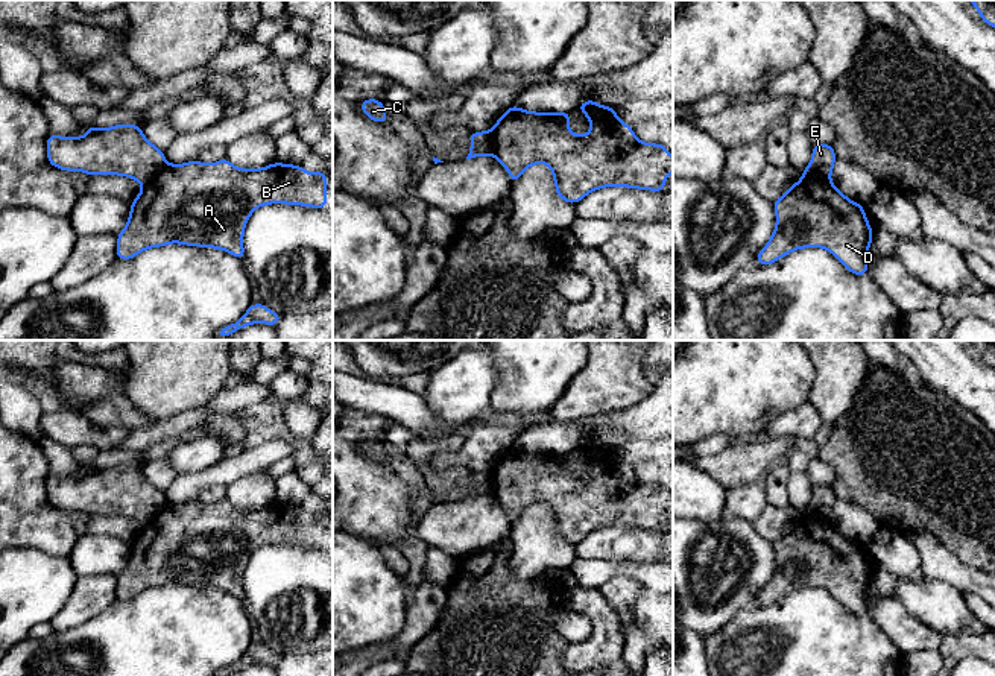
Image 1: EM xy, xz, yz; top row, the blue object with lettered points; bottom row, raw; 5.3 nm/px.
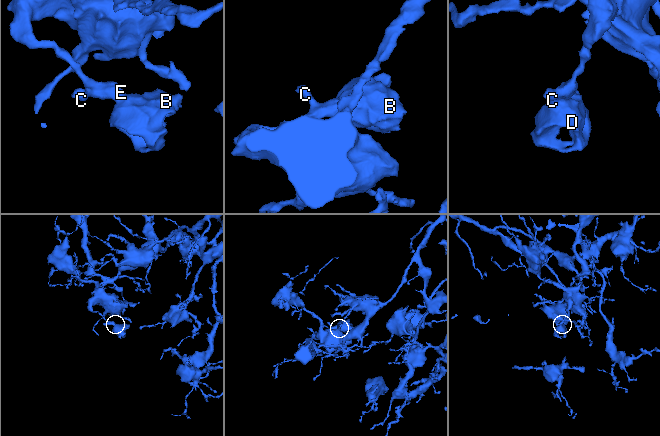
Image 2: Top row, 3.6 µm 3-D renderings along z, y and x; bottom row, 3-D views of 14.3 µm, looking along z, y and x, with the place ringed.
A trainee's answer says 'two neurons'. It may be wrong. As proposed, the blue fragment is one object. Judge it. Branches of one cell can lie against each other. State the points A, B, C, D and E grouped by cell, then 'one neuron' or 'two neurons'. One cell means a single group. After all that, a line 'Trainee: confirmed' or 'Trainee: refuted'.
A B D / C E; two neurons
Trainee: confirmed

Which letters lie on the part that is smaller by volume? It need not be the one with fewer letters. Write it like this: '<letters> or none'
A, B, D

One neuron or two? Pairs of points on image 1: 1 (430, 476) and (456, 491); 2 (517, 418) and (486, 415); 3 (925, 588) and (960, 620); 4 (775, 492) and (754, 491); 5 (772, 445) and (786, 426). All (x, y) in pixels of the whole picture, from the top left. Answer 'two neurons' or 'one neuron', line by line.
1: one neuron
2: one neuron
3: one neuron
4: two neurons
5: two neurons

